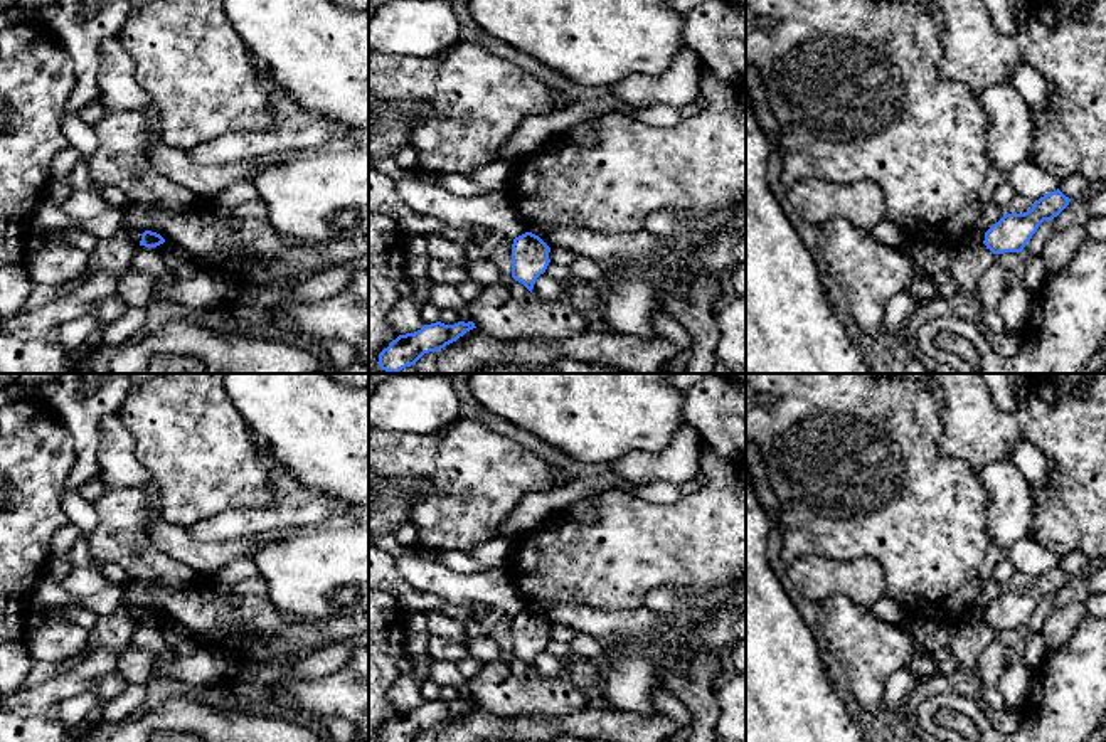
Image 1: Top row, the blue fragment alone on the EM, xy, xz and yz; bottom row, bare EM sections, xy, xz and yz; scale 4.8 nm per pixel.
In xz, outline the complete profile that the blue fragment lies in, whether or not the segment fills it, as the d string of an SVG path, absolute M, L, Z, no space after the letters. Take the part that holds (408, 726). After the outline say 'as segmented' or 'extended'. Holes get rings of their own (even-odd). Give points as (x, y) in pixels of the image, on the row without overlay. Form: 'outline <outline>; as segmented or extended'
outline M441 698L424 702L414 710L399 712L379 732L379 742L416 742L429 729L439 729L456 718L466 708L476 705L473 698L444 702Z; as segmented

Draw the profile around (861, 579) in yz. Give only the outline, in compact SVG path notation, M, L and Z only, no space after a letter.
M805 555L788 565L788 575L798 592L816 604L840 594L857 604L870 606L884 596L882 567L867 557L833 560Z

